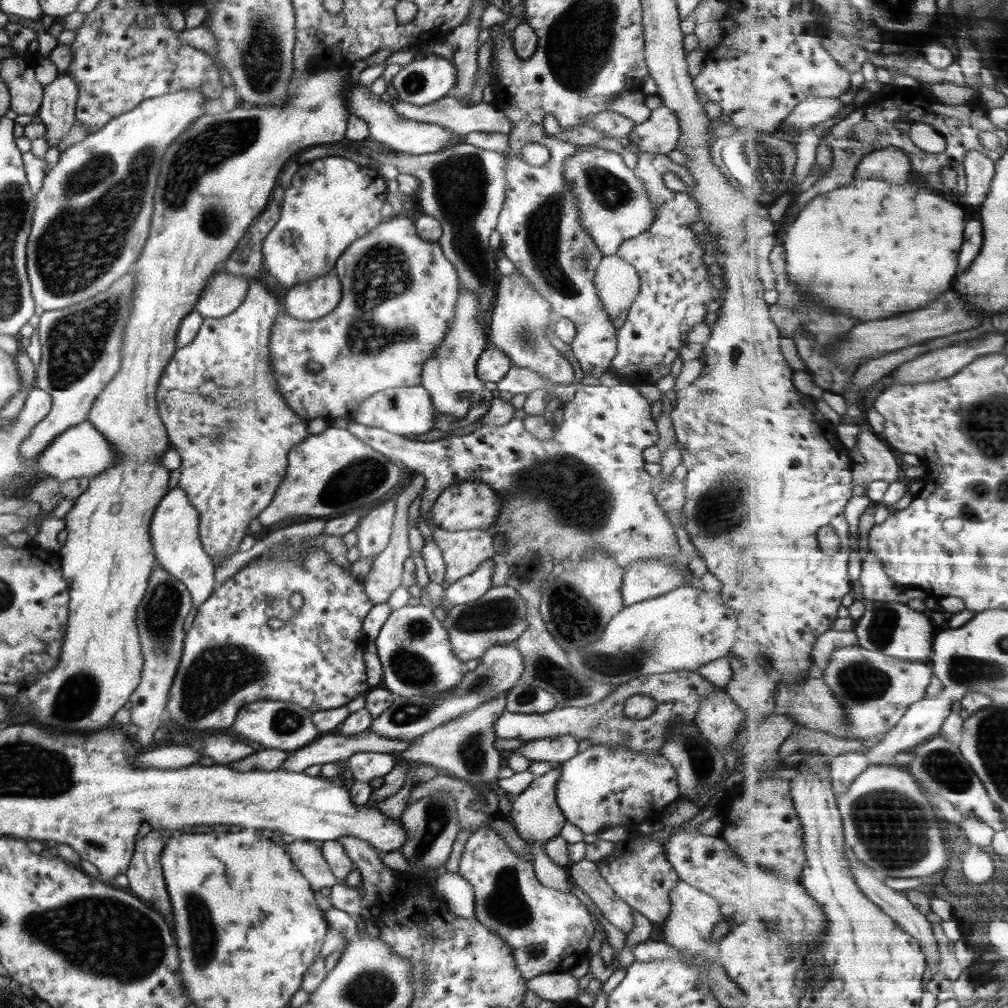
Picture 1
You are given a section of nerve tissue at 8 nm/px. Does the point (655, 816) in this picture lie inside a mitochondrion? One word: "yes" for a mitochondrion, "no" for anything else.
no

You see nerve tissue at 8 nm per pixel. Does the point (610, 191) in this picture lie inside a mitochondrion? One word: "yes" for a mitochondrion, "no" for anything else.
yes

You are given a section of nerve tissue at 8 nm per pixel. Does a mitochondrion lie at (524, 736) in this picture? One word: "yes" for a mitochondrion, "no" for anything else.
no

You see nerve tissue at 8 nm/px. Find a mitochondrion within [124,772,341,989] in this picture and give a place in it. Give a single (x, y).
(203, 934)

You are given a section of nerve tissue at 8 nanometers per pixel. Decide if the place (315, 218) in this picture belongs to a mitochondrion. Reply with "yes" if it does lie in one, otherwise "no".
no

